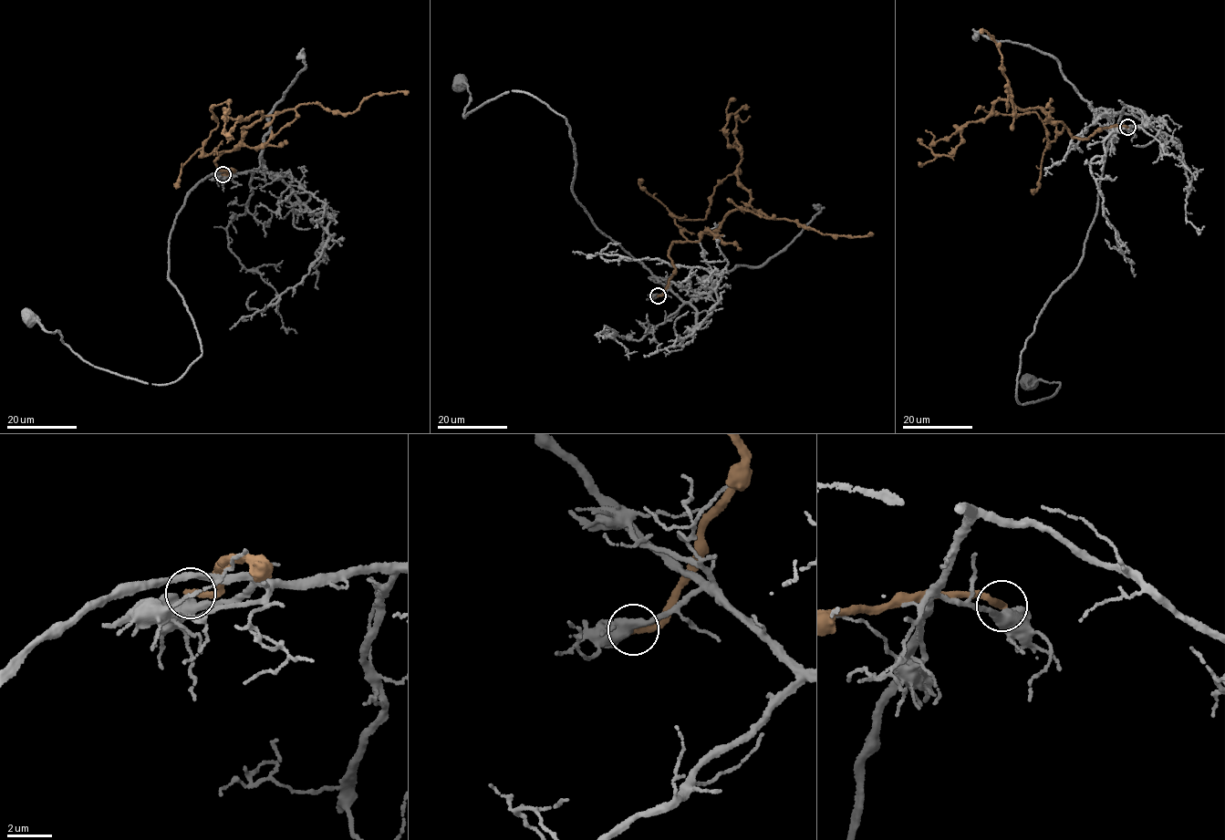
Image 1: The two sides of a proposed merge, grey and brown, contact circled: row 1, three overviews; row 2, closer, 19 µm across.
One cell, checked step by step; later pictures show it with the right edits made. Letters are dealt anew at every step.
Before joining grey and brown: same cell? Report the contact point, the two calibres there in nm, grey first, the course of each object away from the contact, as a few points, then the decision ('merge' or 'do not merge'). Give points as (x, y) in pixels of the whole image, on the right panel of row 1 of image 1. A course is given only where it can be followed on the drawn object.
at (1127, 127); 500 nm thick on the grey side, 320 nm on the other; grey runs (1127, 128), (1111, 134), (1084, 256), (1021, 353), (1020, 403), (1060, 385), (1028, 380); brown runs (1127, 127), (1102, 128), (1079, 140), (1038, 108), (1025, 109), (1012, 103), (998, 47), (991, 36), (981, 30); do not merge

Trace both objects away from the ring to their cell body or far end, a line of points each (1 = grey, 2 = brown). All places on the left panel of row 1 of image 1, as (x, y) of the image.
1: (223, 175), (188, 193), (168, 242), (202, 352), (183, 376), (157, 385), (95, 368), (29, 316)
2: (223, 174), (233, 171), (215, 160), (264, 116), (309, 103), (352, 112), (376, 94), (409, 93)

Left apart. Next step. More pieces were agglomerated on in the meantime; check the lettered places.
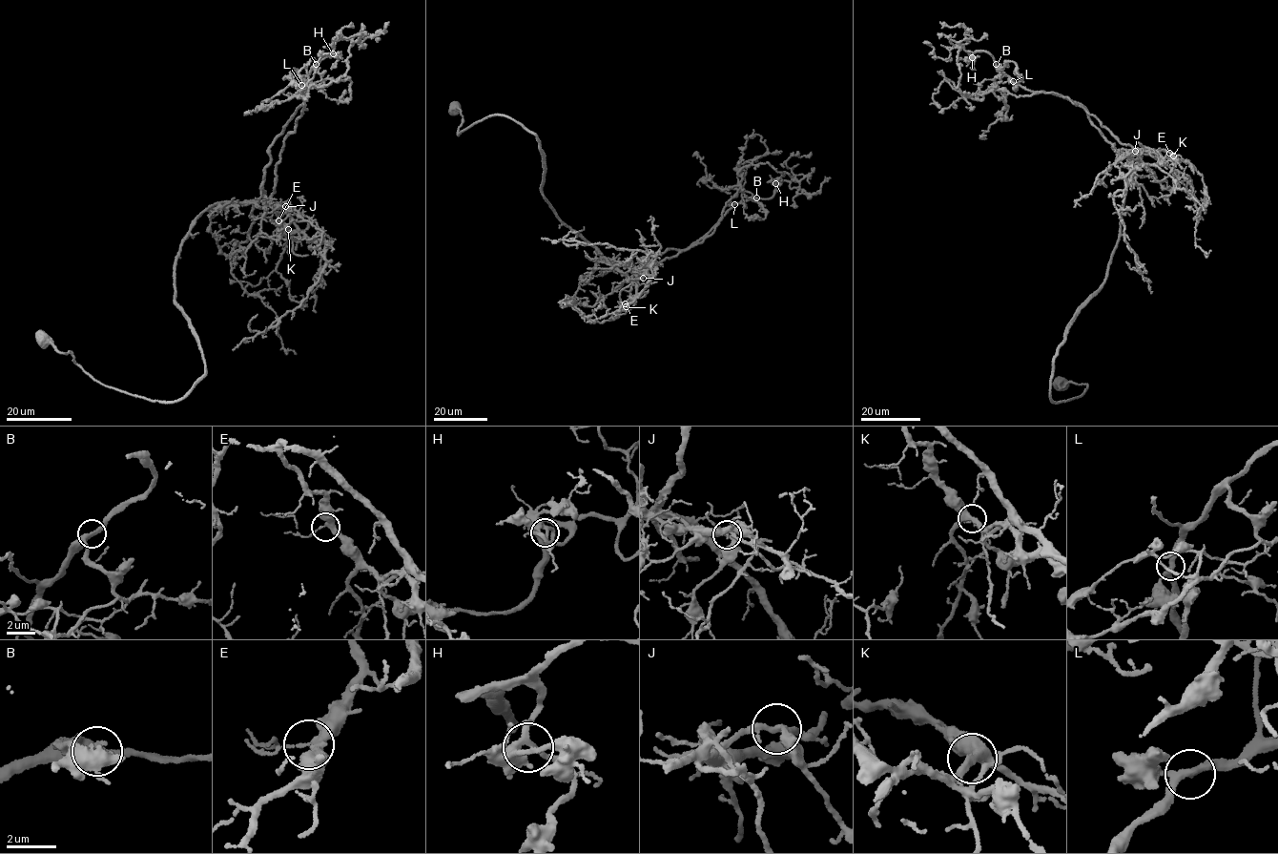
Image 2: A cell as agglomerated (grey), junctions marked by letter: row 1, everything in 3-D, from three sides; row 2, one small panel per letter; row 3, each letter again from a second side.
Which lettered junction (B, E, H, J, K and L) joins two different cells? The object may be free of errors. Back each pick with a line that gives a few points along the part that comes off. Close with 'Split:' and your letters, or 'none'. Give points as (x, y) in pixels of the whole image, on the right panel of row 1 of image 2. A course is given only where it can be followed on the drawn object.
K: foreign part runs (1172, 156), (1140, 153), (1105, 280), (1080, 307), (1054, 357), (1055, 402)
Split: K

